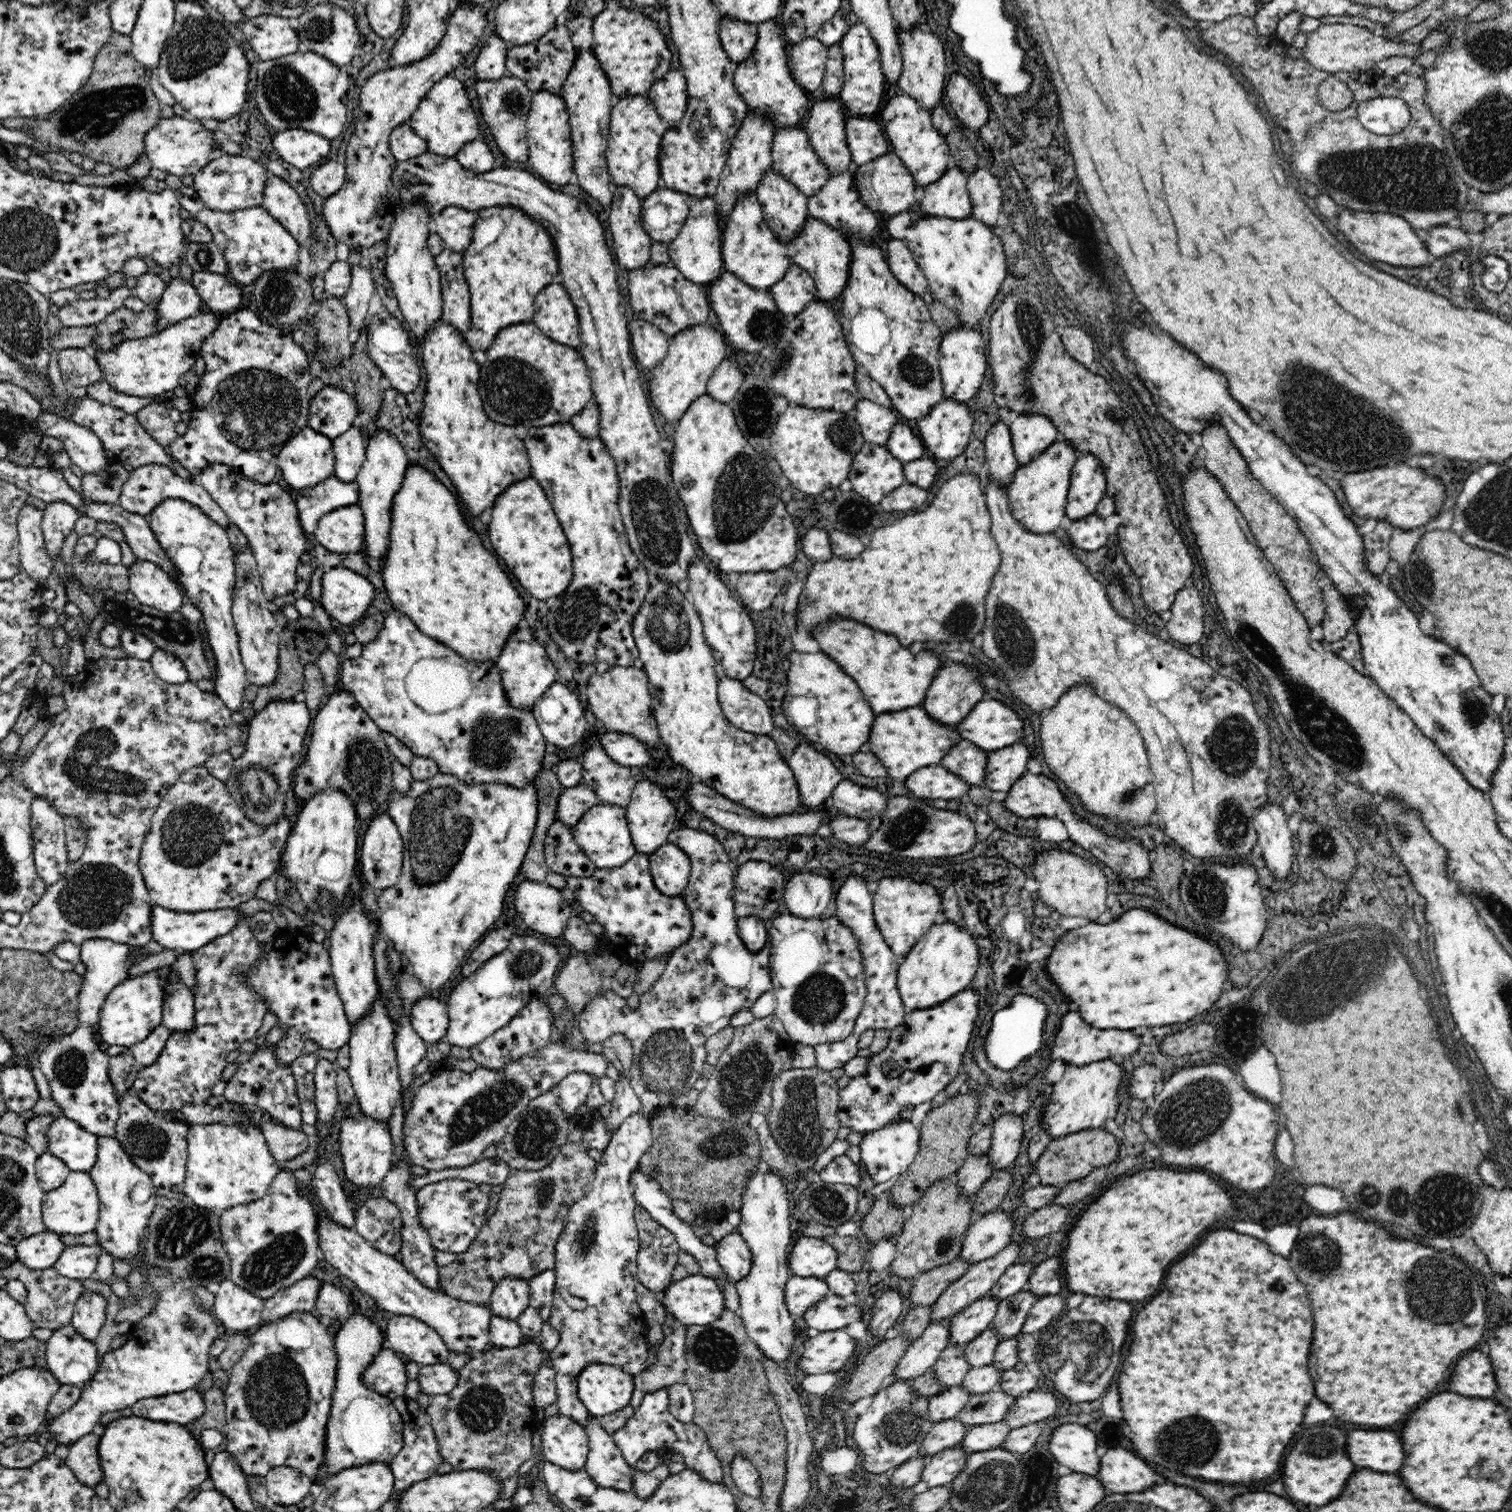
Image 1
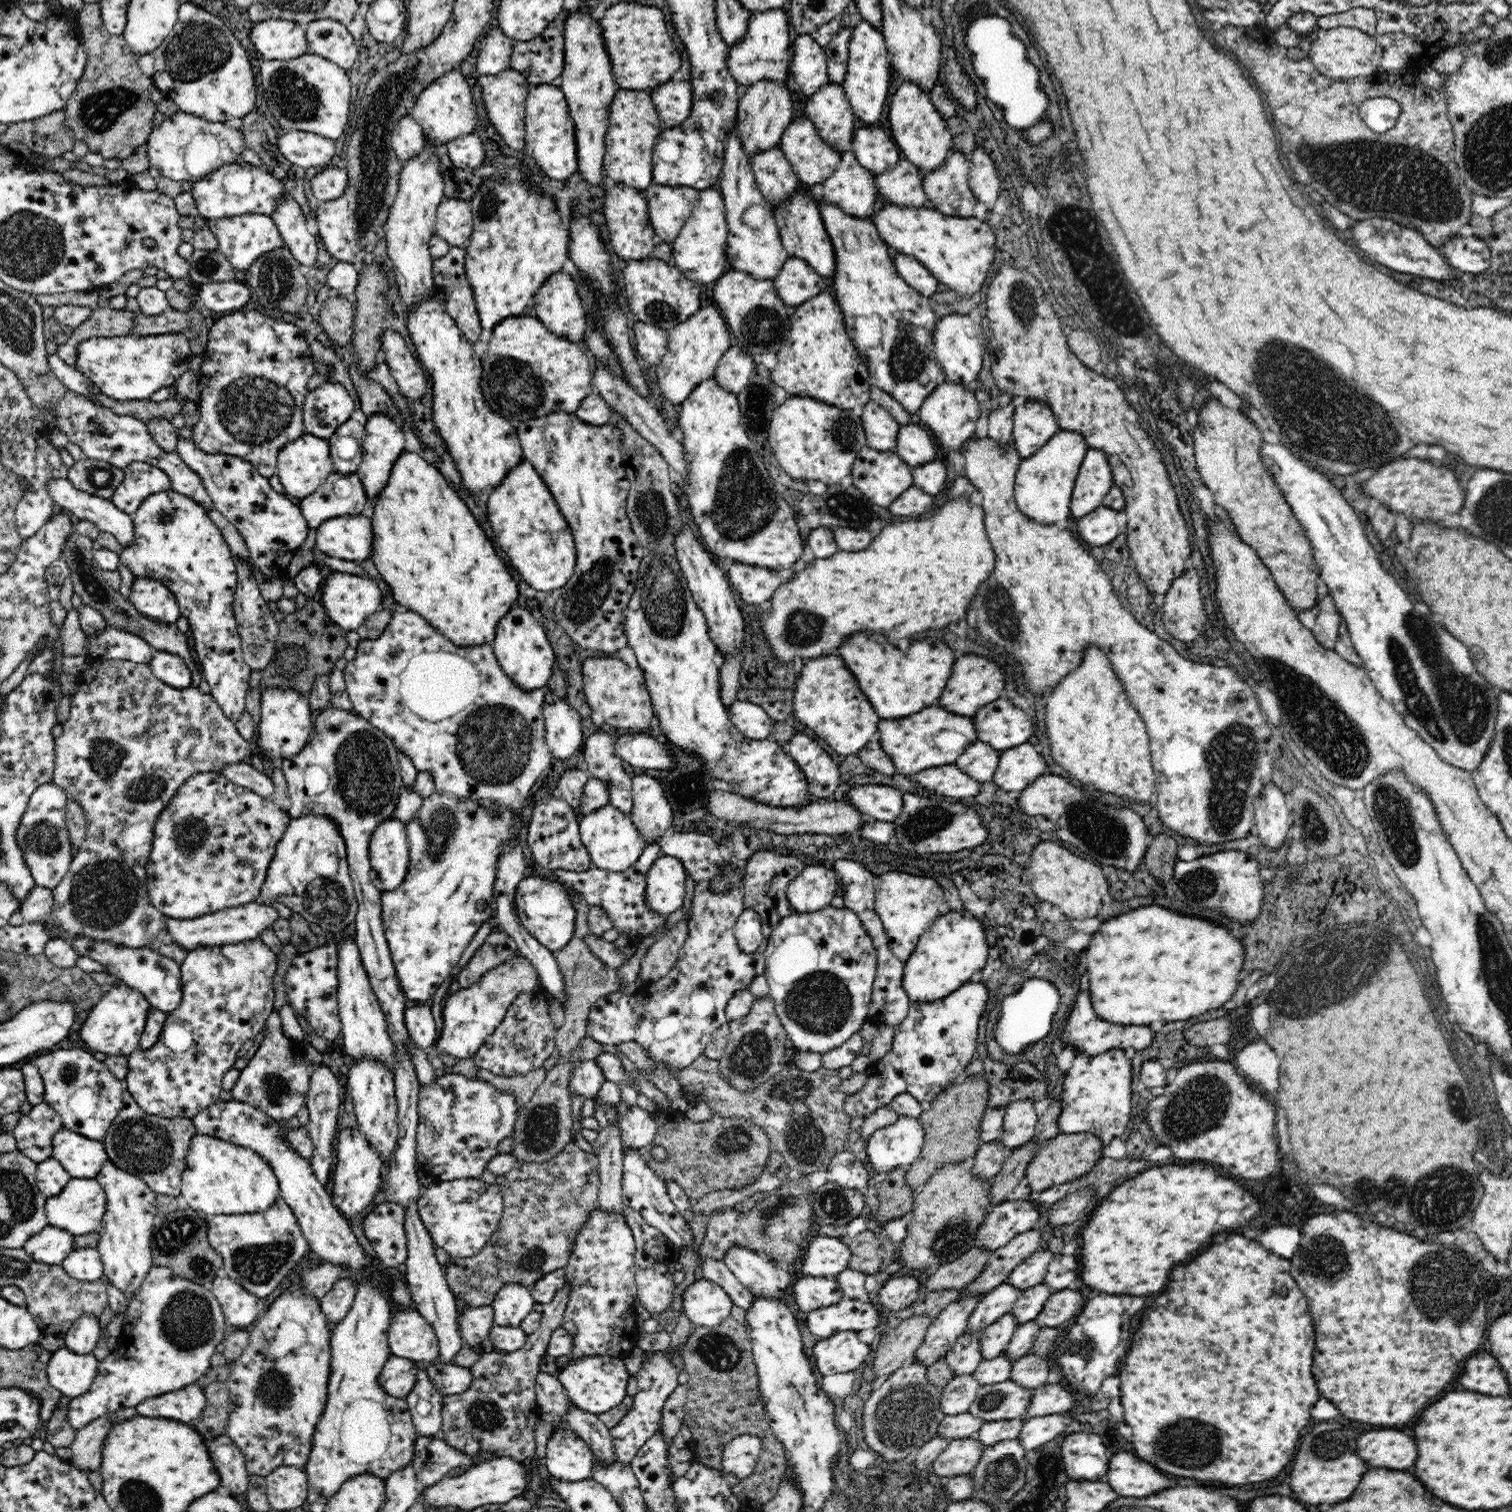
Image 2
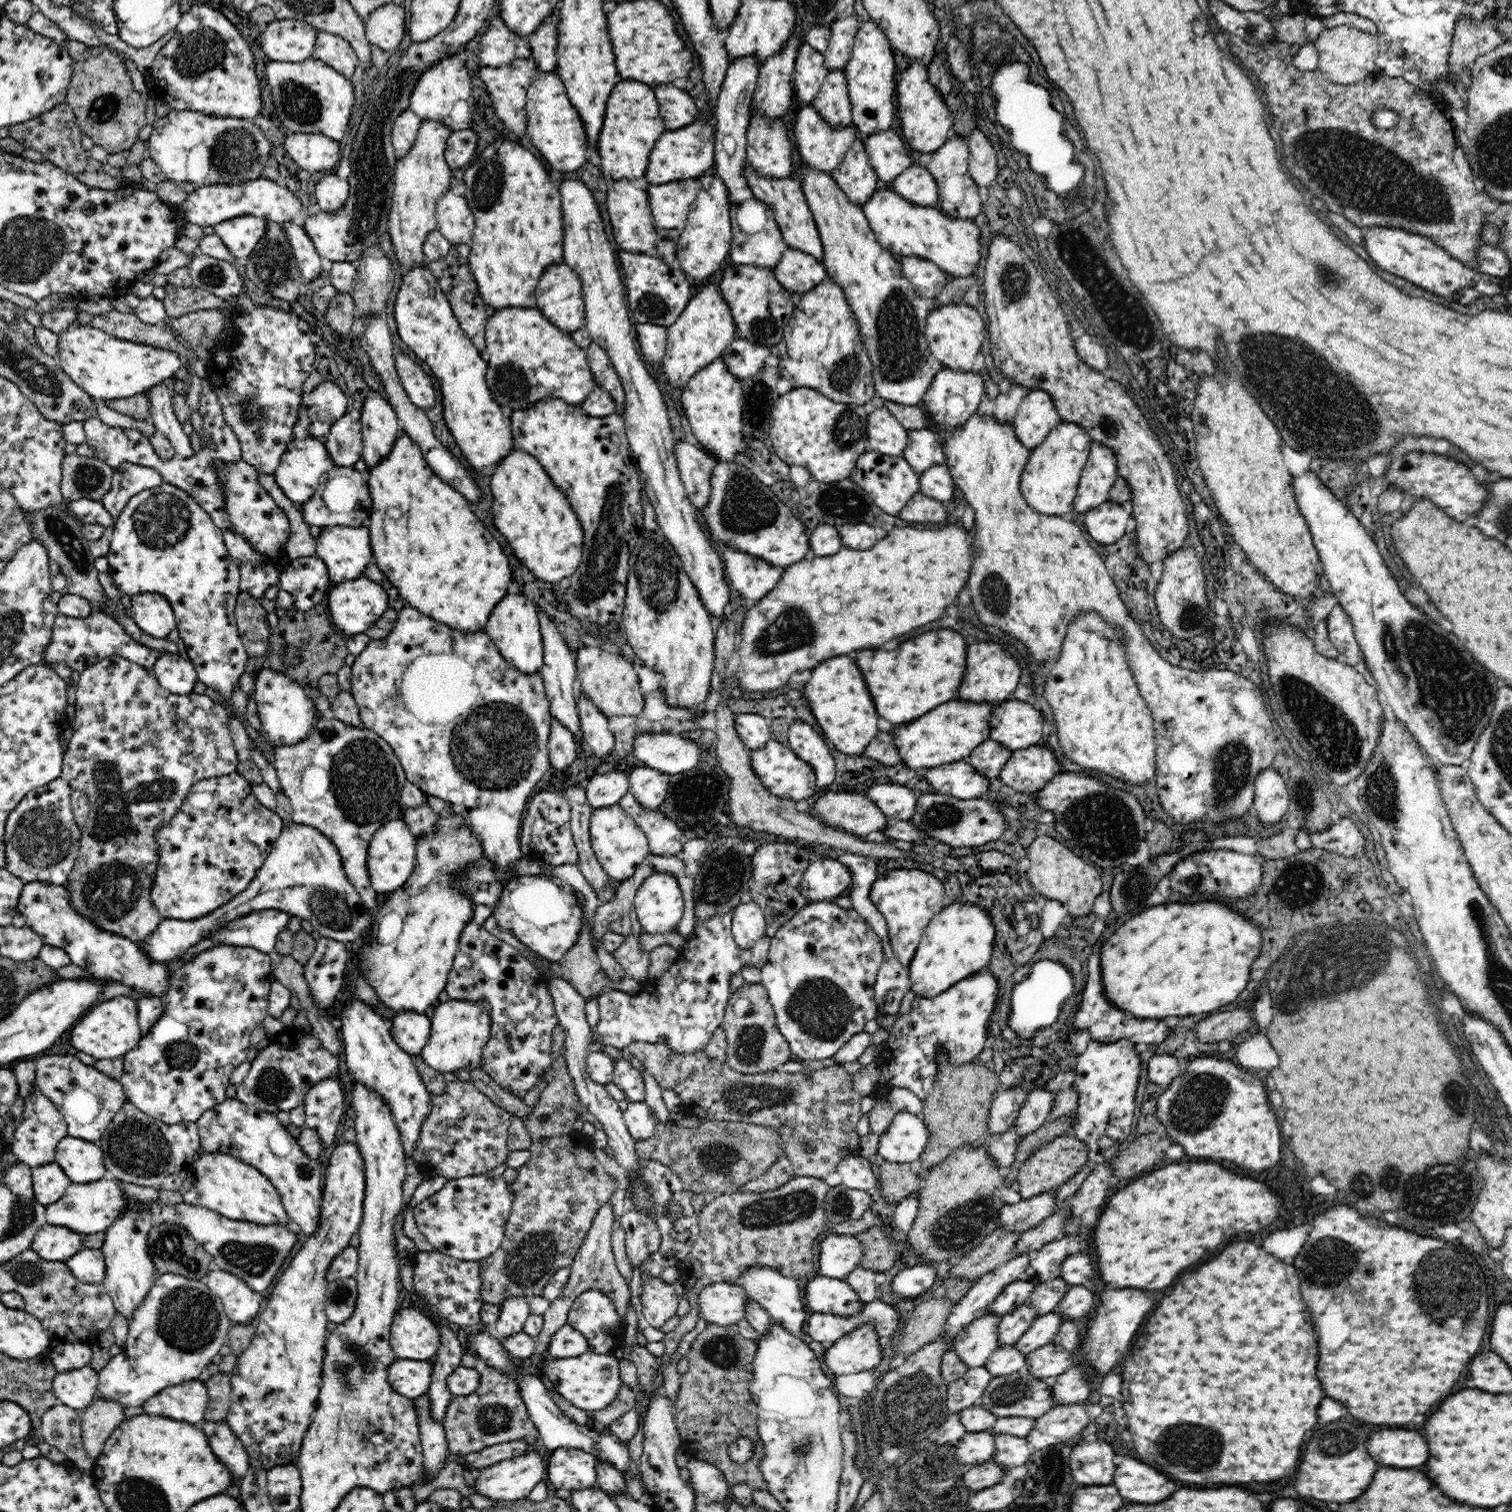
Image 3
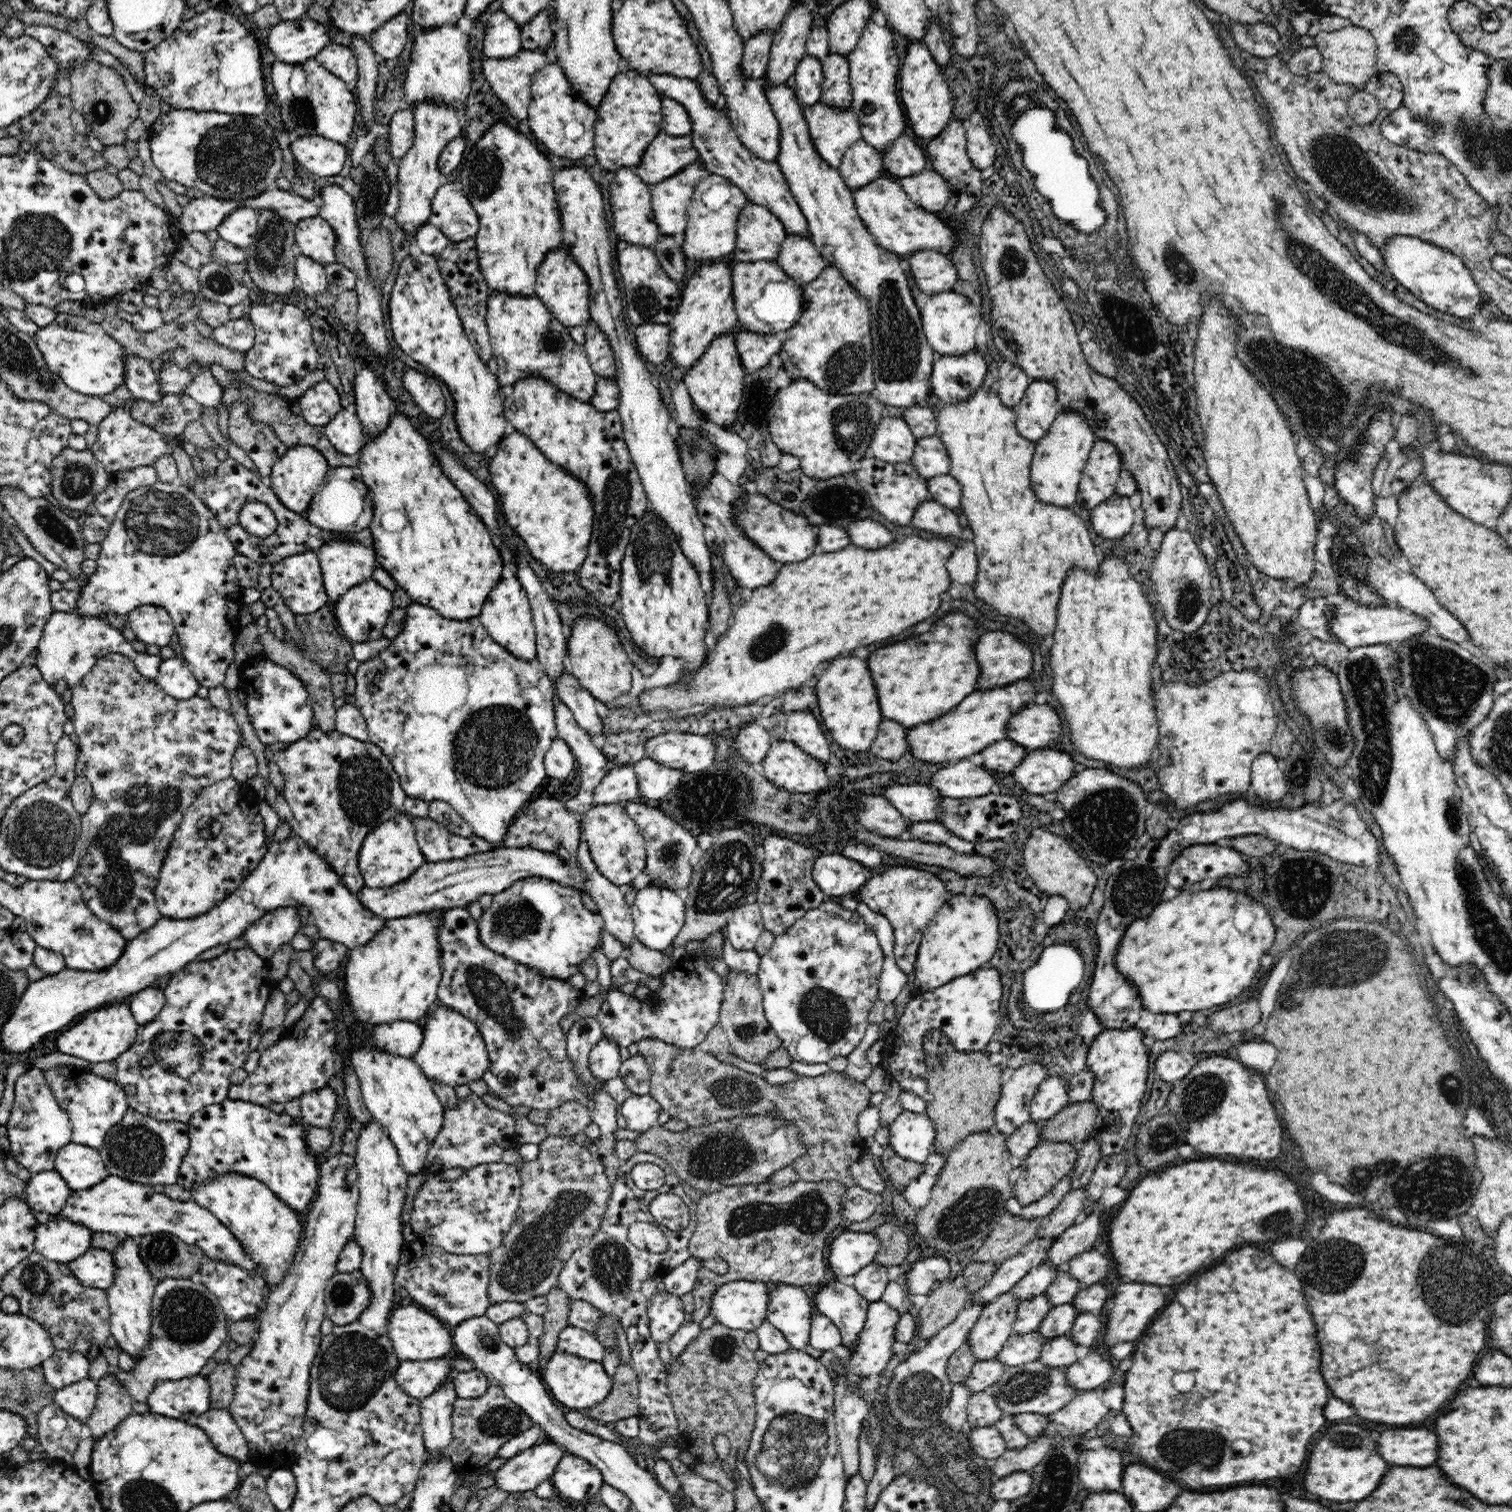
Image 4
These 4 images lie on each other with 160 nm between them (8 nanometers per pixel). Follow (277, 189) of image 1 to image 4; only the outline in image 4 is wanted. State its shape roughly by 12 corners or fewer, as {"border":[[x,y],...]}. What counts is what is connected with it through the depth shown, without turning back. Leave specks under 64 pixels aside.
{"border":[[300,254],[296,281],[316,298],[329,285],[323,265]]}

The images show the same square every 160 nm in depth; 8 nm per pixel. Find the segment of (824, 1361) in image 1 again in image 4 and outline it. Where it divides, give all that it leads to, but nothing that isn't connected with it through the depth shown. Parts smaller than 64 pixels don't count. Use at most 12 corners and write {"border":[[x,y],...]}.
{"border":[[871,1302],[857,1347],[843,1362],[868,1377],[894,1356],[902,1310]]}

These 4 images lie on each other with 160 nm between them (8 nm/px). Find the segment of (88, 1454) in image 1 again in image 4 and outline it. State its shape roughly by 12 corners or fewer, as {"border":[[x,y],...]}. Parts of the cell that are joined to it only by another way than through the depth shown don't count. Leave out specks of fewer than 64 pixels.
{"border":[[114,1369],[96,1383],[85,1423],[98,1439],[132,1415],[135,1400]]}

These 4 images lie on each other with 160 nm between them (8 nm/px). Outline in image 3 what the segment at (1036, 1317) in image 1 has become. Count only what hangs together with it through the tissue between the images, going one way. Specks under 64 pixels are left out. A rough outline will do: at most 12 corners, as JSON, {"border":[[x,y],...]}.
{"border":[[1070,1286],[1056,1311],[1064,1321],[1086,1320],[1096,1293]]}

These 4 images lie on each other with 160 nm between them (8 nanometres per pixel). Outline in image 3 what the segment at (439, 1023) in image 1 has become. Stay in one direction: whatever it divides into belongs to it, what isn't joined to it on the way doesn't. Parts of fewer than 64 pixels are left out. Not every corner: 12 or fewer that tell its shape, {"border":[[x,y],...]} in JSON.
{"border":[[414,1011],[391,1014],[394,1042],[410,1056],[430,1038],[430,1020]]}

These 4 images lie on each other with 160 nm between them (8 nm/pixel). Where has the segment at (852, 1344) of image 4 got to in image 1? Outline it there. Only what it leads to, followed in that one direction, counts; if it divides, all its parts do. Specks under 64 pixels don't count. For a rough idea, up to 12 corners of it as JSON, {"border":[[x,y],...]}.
{"border":[[792,1275],[785,1301],[794,1317],[831,1294],[824,1279]]}

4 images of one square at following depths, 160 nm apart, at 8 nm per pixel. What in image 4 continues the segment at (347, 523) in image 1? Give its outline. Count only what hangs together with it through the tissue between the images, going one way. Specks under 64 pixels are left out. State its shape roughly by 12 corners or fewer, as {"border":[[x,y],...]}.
{"border":[[330,541],[316,551],[328,605],[372,579],[375,550]]}

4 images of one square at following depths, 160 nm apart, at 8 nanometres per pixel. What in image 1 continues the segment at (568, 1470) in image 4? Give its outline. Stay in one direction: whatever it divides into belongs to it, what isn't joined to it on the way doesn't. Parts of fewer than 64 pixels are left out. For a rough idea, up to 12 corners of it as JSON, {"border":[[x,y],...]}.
{"border":[[558,1413],[542,1424],[544,1460],[584,1469],[585,1428]]}

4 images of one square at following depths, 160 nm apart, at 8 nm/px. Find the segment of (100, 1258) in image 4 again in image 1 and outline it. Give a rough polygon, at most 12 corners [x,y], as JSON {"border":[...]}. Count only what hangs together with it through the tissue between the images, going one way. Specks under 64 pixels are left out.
{"border":[[99,1244],[66,1246],[53,1268],[83,1282],[95,1275]]}

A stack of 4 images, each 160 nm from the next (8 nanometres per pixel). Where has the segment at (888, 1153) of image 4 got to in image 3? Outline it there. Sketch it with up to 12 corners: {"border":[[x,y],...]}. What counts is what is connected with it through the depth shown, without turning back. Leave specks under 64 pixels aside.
{"border":[[884,1162],[881,1193],[900,1203],[916,1192],[922,1178],[914,1164]]}

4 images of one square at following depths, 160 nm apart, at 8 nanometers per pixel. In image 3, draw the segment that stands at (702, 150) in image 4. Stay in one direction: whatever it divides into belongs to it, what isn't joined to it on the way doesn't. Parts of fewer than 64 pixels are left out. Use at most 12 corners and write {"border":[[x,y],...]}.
{"border":[[743,176],[754,199],[776,215],[784,243],[822,261],[814,217],[800,182]]}

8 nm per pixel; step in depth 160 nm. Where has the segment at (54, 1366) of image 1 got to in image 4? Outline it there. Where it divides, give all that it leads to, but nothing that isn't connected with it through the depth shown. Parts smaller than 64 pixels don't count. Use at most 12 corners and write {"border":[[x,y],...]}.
{"border":[[86,1377],[57,1390],[63,1412],[85,1422],[94,1411],[97,1383]]}

